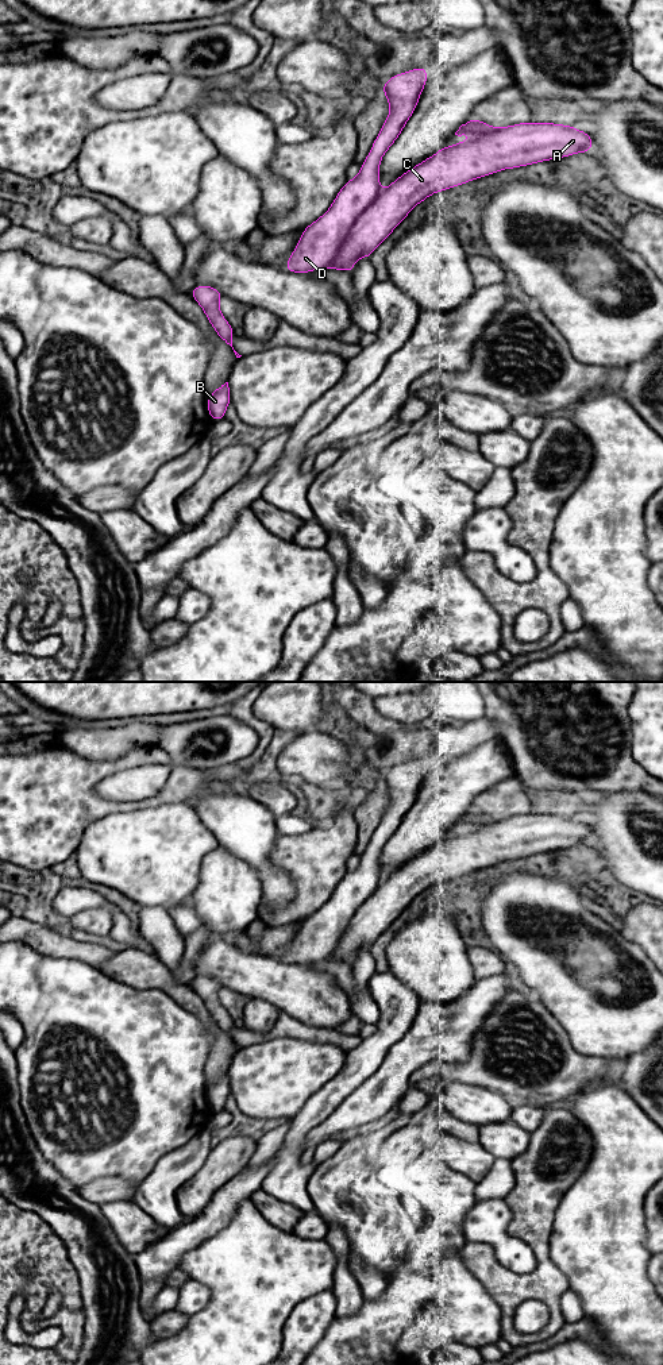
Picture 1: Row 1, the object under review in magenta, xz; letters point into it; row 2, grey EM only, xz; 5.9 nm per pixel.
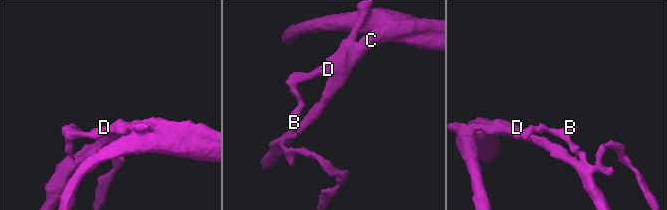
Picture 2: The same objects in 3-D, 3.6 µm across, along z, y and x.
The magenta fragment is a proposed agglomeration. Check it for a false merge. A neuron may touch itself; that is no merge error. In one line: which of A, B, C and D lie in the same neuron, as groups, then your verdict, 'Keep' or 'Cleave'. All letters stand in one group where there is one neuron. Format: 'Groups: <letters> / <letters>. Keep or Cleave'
Groups: A C / B D. Cleave

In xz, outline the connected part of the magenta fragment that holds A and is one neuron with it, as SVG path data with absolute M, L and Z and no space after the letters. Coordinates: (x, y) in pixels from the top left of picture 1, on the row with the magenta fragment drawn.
M470 119L455 135L474 134L470 142L444 146L393 181L358 217L329 269L352 273L355 261L375 248L421 201L436 192L500 170L590 153L591 135L574 126L519 123L494 128Z

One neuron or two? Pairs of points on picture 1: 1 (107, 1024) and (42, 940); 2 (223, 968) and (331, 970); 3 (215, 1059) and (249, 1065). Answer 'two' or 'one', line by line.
1: two
2: two
3: two

